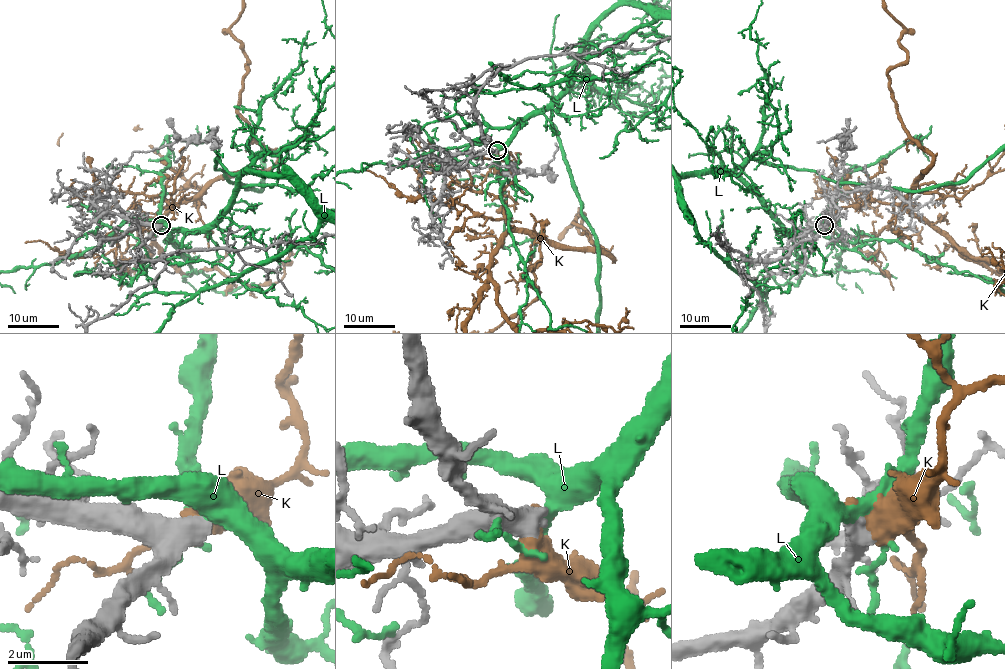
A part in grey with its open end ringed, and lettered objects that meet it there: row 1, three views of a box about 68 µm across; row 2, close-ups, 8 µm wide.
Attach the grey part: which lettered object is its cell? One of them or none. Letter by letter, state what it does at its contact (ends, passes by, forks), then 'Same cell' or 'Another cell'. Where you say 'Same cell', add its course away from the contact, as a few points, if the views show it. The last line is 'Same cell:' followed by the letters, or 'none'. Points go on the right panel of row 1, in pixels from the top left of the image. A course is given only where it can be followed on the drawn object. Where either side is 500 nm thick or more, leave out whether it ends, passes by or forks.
K: It passes by. Another cell
L: Another cell
Same cell: none

